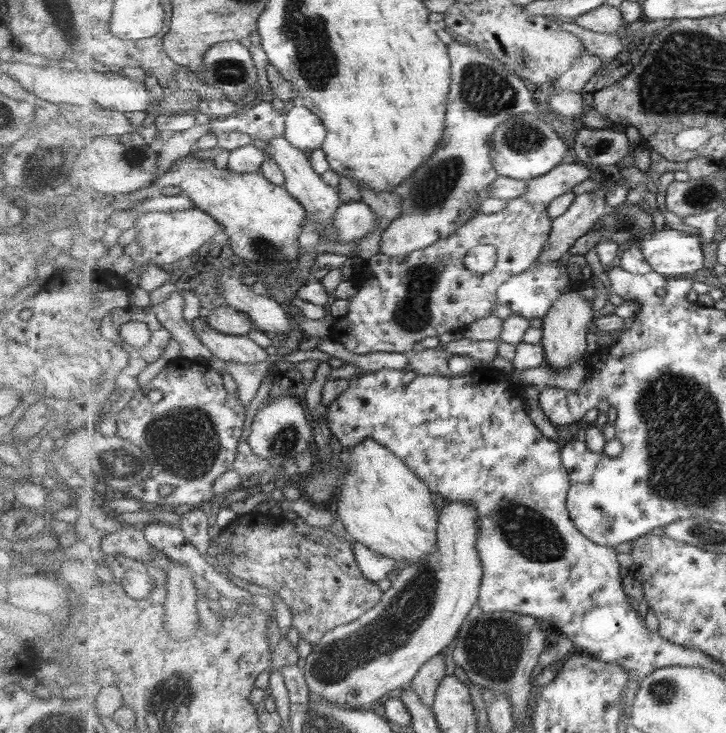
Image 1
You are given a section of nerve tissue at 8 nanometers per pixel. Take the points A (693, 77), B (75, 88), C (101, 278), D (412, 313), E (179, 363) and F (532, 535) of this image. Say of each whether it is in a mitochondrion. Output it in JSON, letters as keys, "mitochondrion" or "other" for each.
{"A":"mitochondrion","B":"other","C":"other","D":"mitochondrion","E":"other","F":"mitochondrion"}

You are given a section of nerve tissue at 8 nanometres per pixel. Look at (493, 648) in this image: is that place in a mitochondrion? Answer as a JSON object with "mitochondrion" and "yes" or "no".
{"mitochondrion":"yes"}

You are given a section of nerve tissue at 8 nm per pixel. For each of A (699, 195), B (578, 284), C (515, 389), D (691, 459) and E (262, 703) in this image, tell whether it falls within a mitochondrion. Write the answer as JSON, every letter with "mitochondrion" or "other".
{"A":"mitochondrion","B":"other","C":"other","D":"mitochondrion","E":"other"}

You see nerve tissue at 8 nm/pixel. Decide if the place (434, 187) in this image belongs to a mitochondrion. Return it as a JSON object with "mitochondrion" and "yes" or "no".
{"mitochondrion":"yes"}

